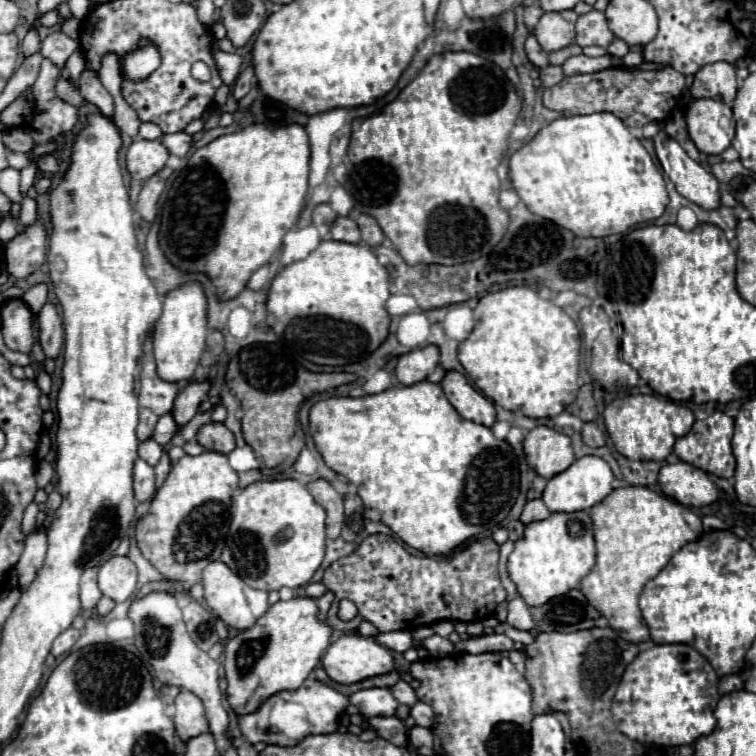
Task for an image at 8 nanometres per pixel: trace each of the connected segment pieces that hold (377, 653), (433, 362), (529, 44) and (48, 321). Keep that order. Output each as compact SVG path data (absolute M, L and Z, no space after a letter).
M342 634L334 644L328 646L322 666L326 674L340 684L354 684L370 676L388 674L394 670L394 656L386 646L380 646L374 638L364 638L358 634Z
M426 346L402 354L398 358L396 378L406 386L422 382L438 366L438 358L440 358L440 350L436 346Z
M528 36L528 38L526 38L524 50L526 50L528 60L530 60L538 70L544 70L544 68L548 66L548 54L540 48L540 44L538 44L532 36Z
M46 302L38 312L38 324L40 324L40 344L44 354L56 358L64 344L64 326L52 302Z

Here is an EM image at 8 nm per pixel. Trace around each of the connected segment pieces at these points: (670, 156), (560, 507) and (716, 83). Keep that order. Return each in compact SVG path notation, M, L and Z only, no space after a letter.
M664 130L654 136L654 146L664 172L686 200L704 210L716 210L720 206L718 180L706 166L692 160L686 150Z
M582 456L566 468L566 472L560 472L558 476L550 478L544 492L542 500L550 512L576 512L576 510L588 510L594 504L602 502L610 492L612 492L612 480L614 474L610 466L598 458L598 456Z
M718 62L706 64L696 72L690 92L694 98L712 98L730 104L736 96L736 88L736 68L732 64Z

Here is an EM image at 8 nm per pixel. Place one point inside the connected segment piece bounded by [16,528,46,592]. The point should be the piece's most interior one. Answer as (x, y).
(31, 559)

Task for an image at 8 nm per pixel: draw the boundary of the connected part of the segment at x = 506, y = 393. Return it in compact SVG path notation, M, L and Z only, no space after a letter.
M510 286L480 298L474 308L478 322L472 334L460 344L458 360L462 362L470 380L496 404L510 412L520 412L528 418L554 418L568 404L574 402L578 386L578 362L580 362L580 330L576 322L558 308L552 300L540 298L534 288Z

